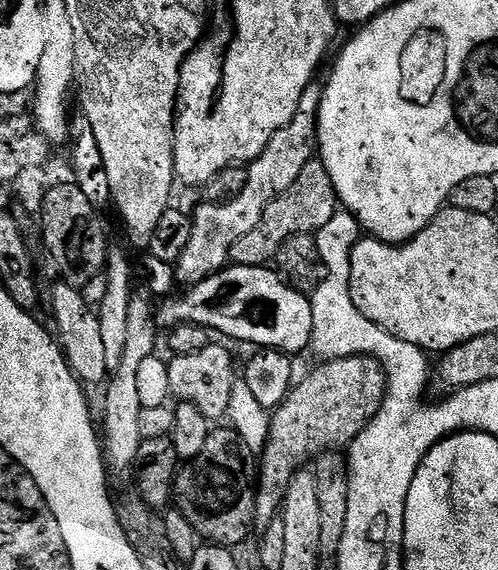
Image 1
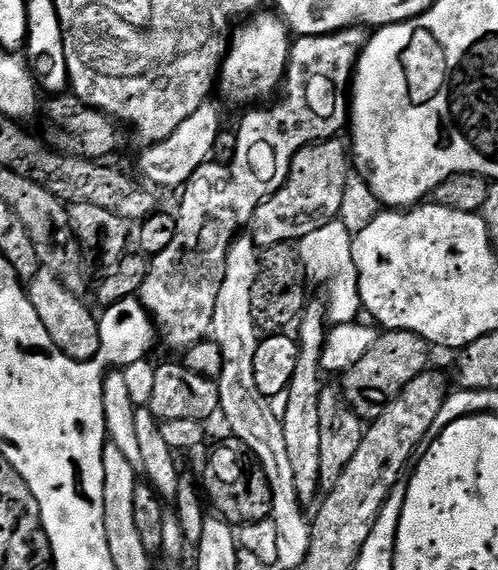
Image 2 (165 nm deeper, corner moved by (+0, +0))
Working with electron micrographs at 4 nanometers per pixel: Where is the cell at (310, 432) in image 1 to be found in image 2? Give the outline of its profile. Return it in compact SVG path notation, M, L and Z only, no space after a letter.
M388 330L380 334L373 348L362 355L362 360L343 373L342 391L349 406L365 422L378 419L386 410L386 406L390 406L390 402L394 402L410 382L414 382L414 378L429 371L428 352L428 343L413 332Z

